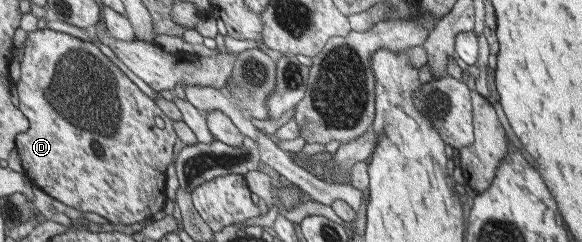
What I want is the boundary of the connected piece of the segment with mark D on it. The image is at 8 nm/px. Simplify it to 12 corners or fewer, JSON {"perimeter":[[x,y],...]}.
{"perimeter":[[28,32],[34,187],[114,225],[166,206],[173,121],[96,44]]}

